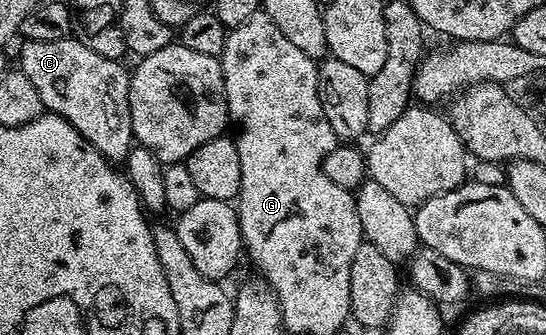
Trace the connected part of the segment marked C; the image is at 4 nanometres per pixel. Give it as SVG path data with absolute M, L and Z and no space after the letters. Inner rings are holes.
M67 37L60 41L32 41L25 40L23 47L18 51L17 66L32 81L36 93L40 93L40 101L43 108L51 115L64 117L88 141L104 156L111 161L125 160L134 143L132 133L132 117L130 116L130 71L122 68L123 65L117 59L105 59L96 53L96 49L88 49L88 45L82 43L81 38Z

